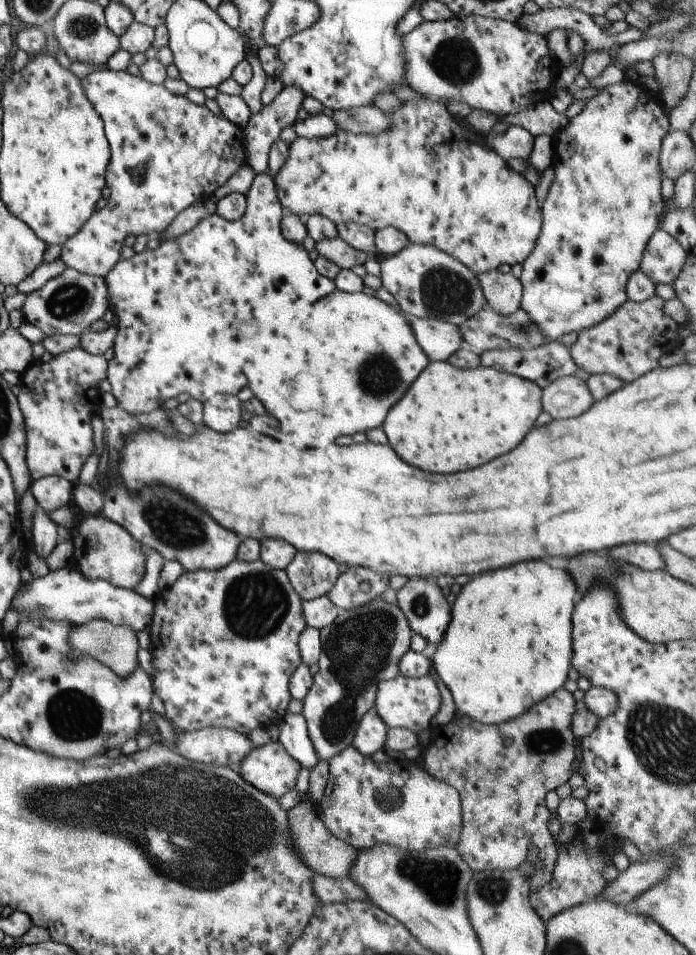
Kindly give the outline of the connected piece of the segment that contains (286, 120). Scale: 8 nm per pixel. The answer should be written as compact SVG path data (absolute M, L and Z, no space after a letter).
M285 86L275 96L272 102L269 102L267 106L262 106L262 110L259 110L257 114L251 114L249 121L245 124L242 130L242 144L244 152L244 162L249 165L249 168L255 175L263 174L267 172L267 160L268 153L271 144L275 142L279 137L279 132L285 128L285 126L292 127L295 118L297 118L297 111L301 107L301 103L304 96L301 94L299 88L295 86Z

